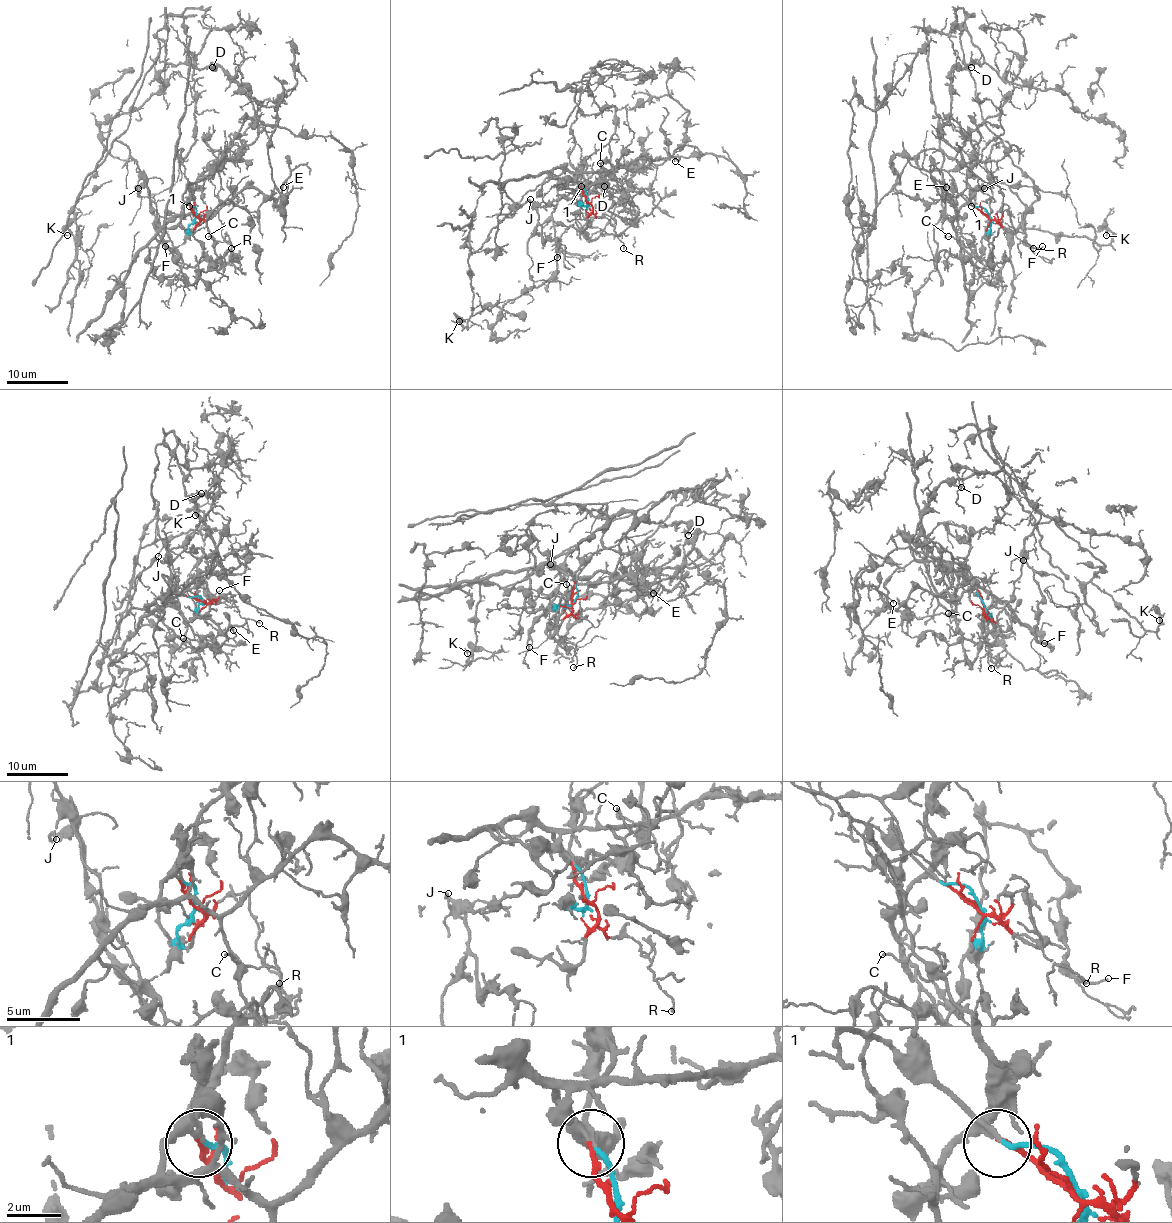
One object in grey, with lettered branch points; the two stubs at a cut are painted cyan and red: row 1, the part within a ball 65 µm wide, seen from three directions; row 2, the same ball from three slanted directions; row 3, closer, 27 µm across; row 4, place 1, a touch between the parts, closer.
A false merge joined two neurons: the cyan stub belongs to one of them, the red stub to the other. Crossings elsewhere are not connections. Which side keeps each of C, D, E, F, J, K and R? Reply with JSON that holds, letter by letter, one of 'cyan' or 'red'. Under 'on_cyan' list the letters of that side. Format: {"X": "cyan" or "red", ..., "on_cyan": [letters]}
{"C": "red", "D": "cyan", "E": "red", "F": "cyan", "J": "cyan", "K": "cyan", "R": "red", "on_cyan": ["D", "F", "J", "K"]}

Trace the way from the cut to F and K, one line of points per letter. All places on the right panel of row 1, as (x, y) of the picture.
F: (988, 215), (988, 247), (984, 247), (993, 182), (1004, 182), (1025, 207), (1025, 241), (1033, 247), (1042, 246)
K: (988, 215), (984, 247), (993, 196), (985, 161), (1002, 141), (1039, 193), (1019, 226), (1110, 243), (1105, 235)

